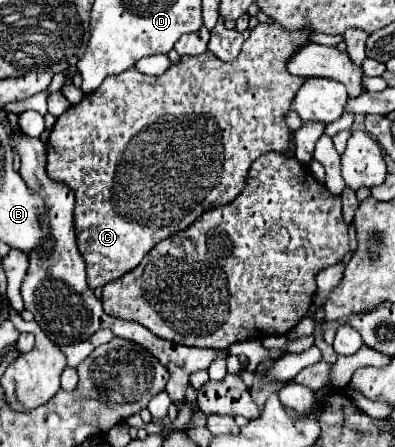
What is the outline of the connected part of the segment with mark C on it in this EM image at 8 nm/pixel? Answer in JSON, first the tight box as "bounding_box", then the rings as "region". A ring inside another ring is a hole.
{"bounding_box":[47,21,315,289],"region":[[[275,21],[273,23],[259,23],[255,29],[251,29],[251,33],[249,33],[247,41],[243,43],[243,49],[235,61],[229,61],[229,63],[219,61],[211,51],[207,51],[207,53],[197,55],[197,57],[183,55],[179,63],[173,63],[159,77],[141,75],[135,67],[131,67],[129,71],[125,71],[121,75],[111,75],[109,79],[105,79],[105,83],[101,83],[101,87],[97,91],[85,95],[81,103],[69,107],[57,119],[57,123],[49,135],[49,141],[47,141],[47,175],[49,175],[49,179],[71,187],[71,191],[75,193],[73,225],[75,225],[77,249],[79,249],[79,253],[87,265],[87,283],[91,289],[105,287],[105,283],[117,281],[127,271],[133,271],[141,263],[141,259],[151,251],[151,247],[155,247],[159,241],[185,231],[205,211],[229,205],[233,199],[237,199],[237,195],[241,195],[241,191],[245,189],[249,167],[257,157],[261,157],[269,151],[287,153],[291,131],[285,123],[285,113],[289,111],[293,95],[299,91],[299,87],[303,83],[301,77],[289,75],[287,63],[297,53],[297,49],[301,49],[301,45],[309,43],[309,37],[313,33],[315,31],[309,31],[309,27],[305,27],[305,31],[285,31],[285,27],[277,25]]]}

